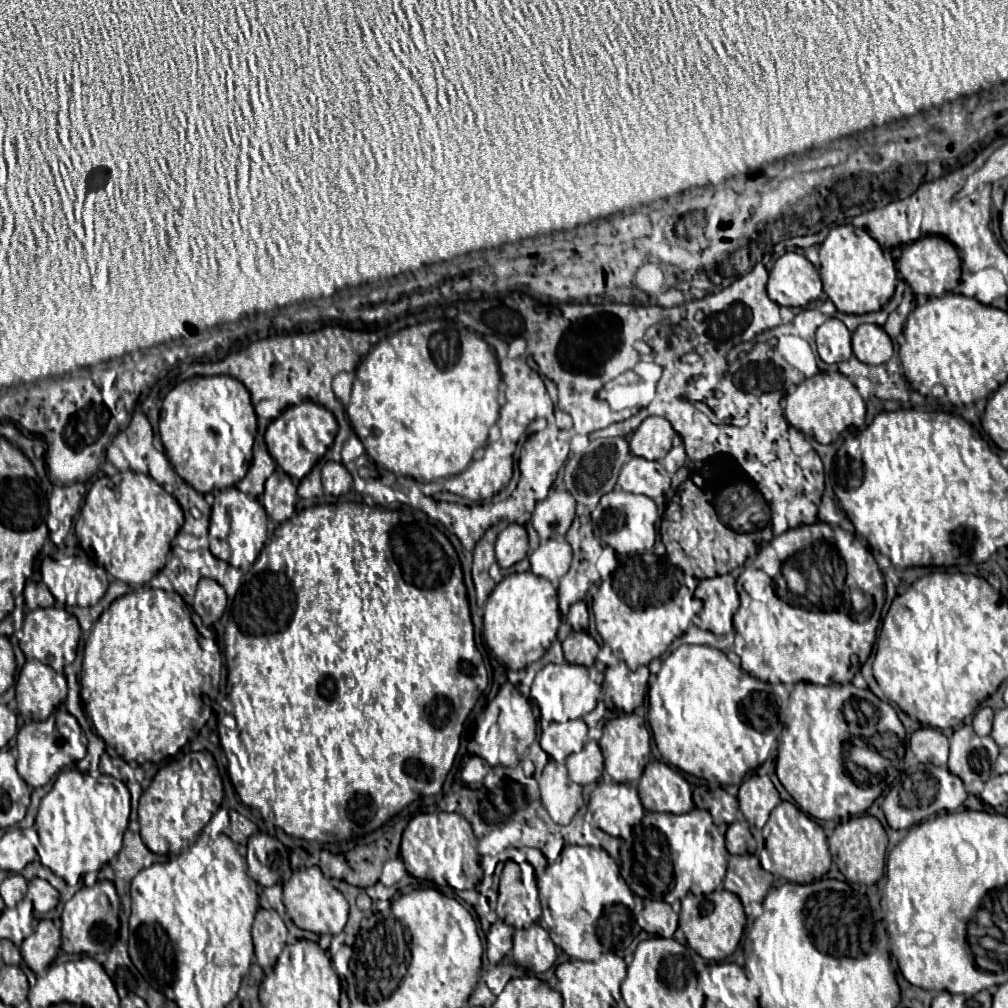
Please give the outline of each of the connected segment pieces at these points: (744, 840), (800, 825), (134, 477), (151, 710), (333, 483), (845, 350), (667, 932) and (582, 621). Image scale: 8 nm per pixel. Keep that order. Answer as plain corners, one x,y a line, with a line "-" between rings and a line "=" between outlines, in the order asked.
736,821
728,827
726,849
730,855
756,854
757,842
750,833
747,822
=
782,801
770,813
770,819
764,825
764,839
768,859
760,859
760,863
768,873
776,877
782,877
792,883
812,883
816,879
822,879
830,869
832,857
828,851
824,829
788,801
=
124,471
116,477
102,477
92,485
76,521
76,537
86,555
114,579
144,585
164,567
170,543
182,525
182,507
162,485
150,475
=
174,585
172,591
134,591
118,597
90,631
84,647
80,697
96,733
128,763
158,763
164,757
176,755
213,715
212,705
223,668
222,655
216,641
213,641
214,649
200,647
200,633
192,623
192,613
192,603
186,603
174,591
=
326,461
322,467
322,487
326,494
338,497
350,491
352,477
342,463
=
826,319
824,325
816,331
816,343
818,343
818,355
824,363
840,363
844,359
852,357
852,333
848,327
836,319
=
644,901
644,909
638,915
638,923
646,933
658,937
672,937
678,927
678,915
666,901
=
578,601
570,607
566,621
574,627
574,631
586,631
588,629
588,607
586,603

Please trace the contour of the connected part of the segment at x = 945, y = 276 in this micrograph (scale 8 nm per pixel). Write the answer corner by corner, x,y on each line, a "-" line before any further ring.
926,235
920,237
918,241
910,243
904,247
896,269
900,273
900,277
910,285
910,289
914,293
920,295
944,295
950,293
958,281
960,281
960,257
956,247
946,239
946,237
938,237
938,235

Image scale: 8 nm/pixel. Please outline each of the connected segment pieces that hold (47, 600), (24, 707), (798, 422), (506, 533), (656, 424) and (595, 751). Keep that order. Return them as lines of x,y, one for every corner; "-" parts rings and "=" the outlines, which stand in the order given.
30,579
24,588
23,597
29,610
34,610
36,607
52,607
54,605
54,597
52,597
50,589
42,581
=
28,661
16,681
18,711
34,721
44,721
63,703
68,692
64,674
57,673
46,663
=
818,373
814,377
804,379
792,393
786,395
786,419
792,427
802,431
808,437
814,437
818,443
830,443
836,441
838,435
854,425
860,427
864,425
864,415
866,415
866,405
864,399
860,397
858,389
854,383
840,375
828,375
828,373
=
510,523
496,541
496,559
500,567
508,569
514,563
522,561
528,553
528,533
522,525
=
646,417
640,427
628,437
630,451
638,457
658,461
664,459
672,447
676,431
664,417
=
590,741
580,753
568,755
566,767
568,767
568,775
574,783
588,785
588,783
598,781
604,771
604,759
602,759
602,751
600,751
598,743

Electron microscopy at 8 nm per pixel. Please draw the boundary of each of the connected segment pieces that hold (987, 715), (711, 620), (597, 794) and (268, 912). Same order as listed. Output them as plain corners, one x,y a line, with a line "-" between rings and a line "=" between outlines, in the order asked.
982,707
980,711
976,711
972,727
978,735
990,735
992,731
992,719
994,719
994,711
990,707
=
728,573
702,579
696,587
696,597
704,603
700,611
700,629
714,635
730,633
732,617
740,605
738,593
734,589
734,577
=
600,783
588,801
594,825
612,837
629,839
634,827
640,825
644,807
638,791
626,783
=
258,909
252,927
256,963
260,967
272,967
286,945
286,925
274,909

